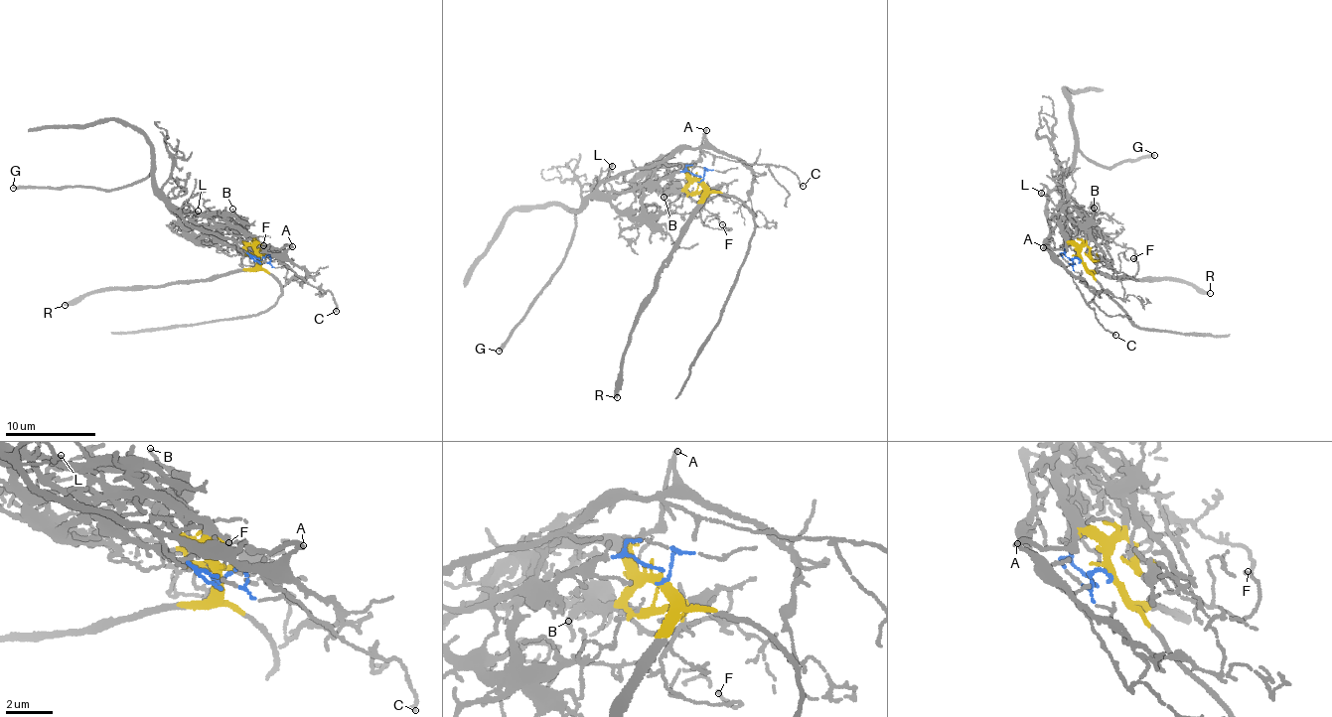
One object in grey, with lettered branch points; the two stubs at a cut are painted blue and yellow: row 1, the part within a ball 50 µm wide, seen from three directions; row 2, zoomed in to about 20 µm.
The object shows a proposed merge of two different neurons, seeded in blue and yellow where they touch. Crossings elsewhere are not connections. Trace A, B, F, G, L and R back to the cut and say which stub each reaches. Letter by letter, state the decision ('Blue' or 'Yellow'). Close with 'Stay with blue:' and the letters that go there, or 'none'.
A: Yellow
B: Yellow
F: Yellow
G: Blue
L: Blue
R: Yellow
Stay with blue: G, L

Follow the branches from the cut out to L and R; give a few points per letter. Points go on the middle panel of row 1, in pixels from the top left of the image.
L: (702, 182), (682, 170), (634, 191), (604, 195), (598, 185), (612, 165)
R: (702, 182), (699, 209), (664, 267), (658, 287), (637, 317), (617, 398)

